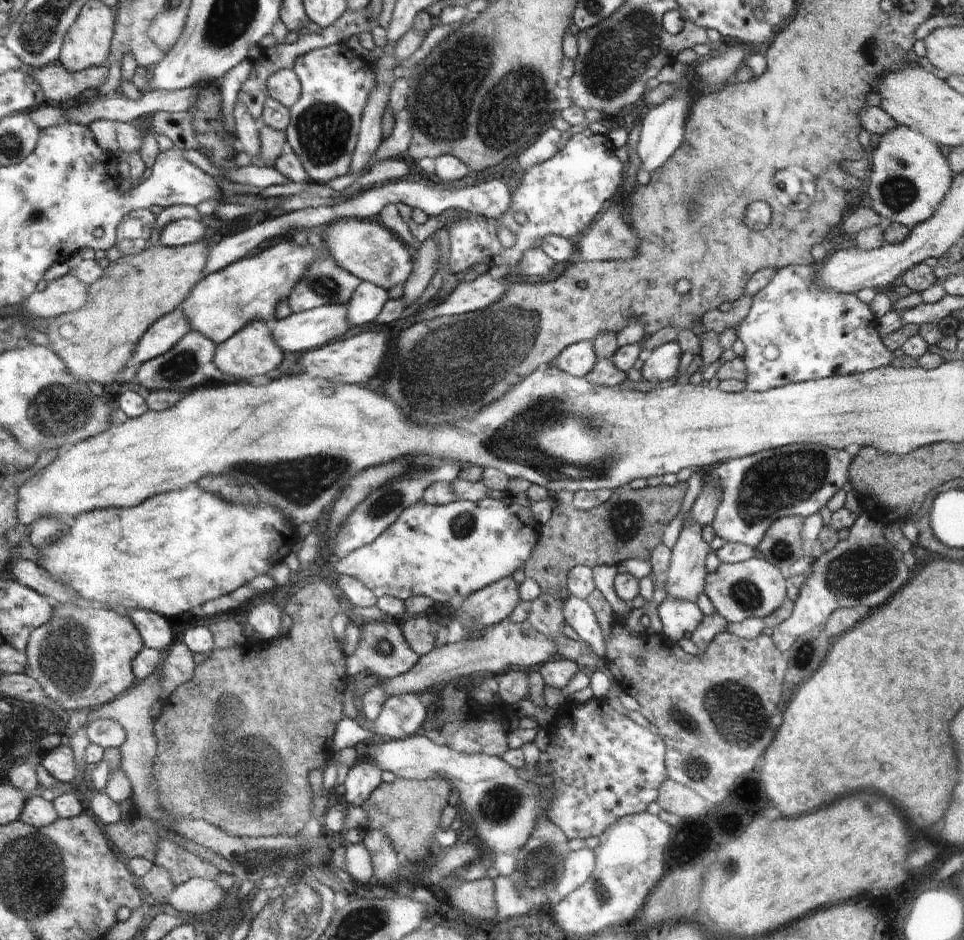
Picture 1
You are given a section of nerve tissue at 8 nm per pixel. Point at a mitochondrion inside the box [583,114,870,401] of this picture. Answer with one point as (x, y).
(730, 157)

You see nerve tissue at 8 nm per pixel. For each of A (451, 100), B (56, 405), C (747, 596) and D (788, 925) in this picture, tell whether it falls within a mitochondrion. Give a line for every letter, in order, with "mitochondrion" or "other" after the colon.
A: mitochondrion
B: mitochondrion
C: mitochondrion
D: other

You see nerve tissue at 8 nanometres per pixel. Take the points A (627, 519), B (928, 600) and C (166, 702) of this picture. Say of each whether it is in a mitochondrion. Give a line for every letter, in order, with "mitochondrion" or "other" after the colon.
A: mitochondrion
B: other
C: other

